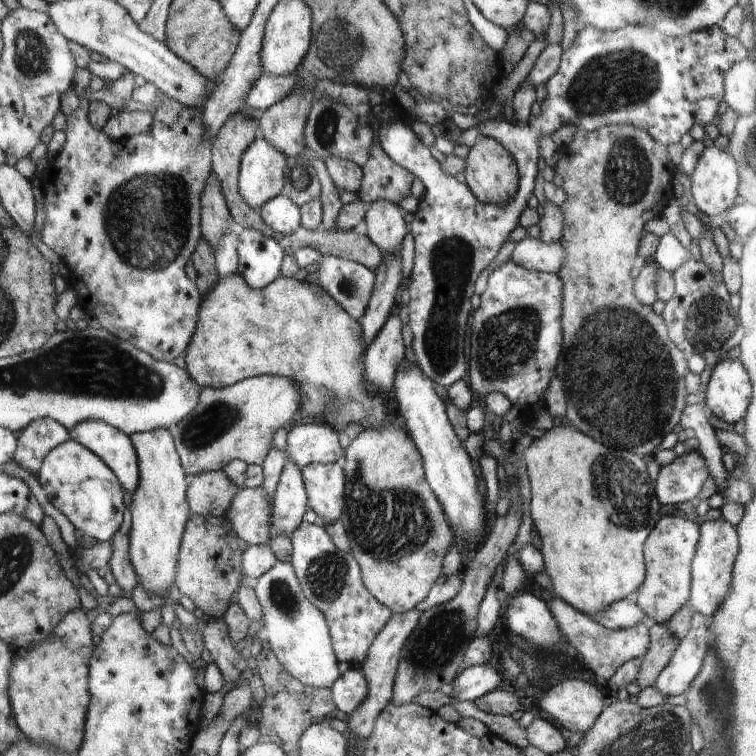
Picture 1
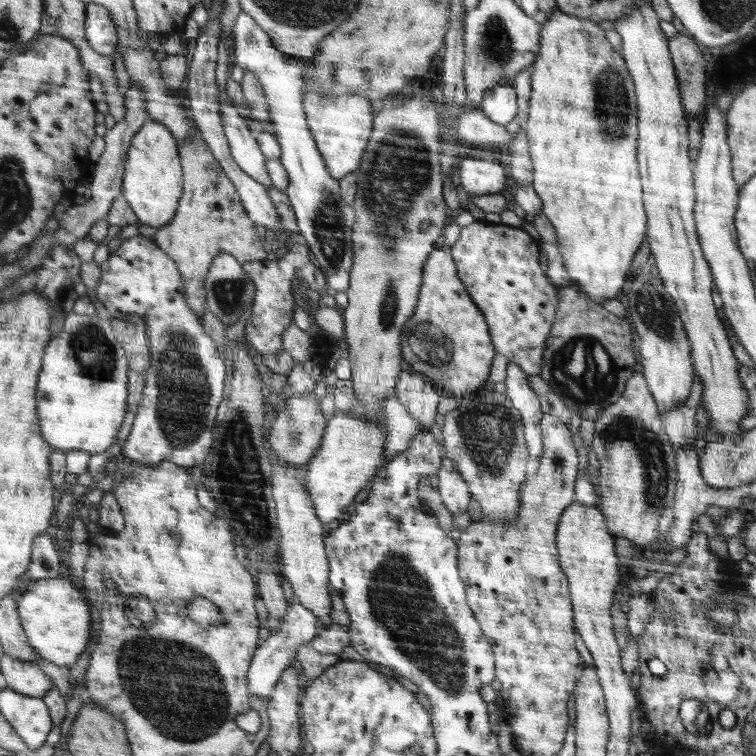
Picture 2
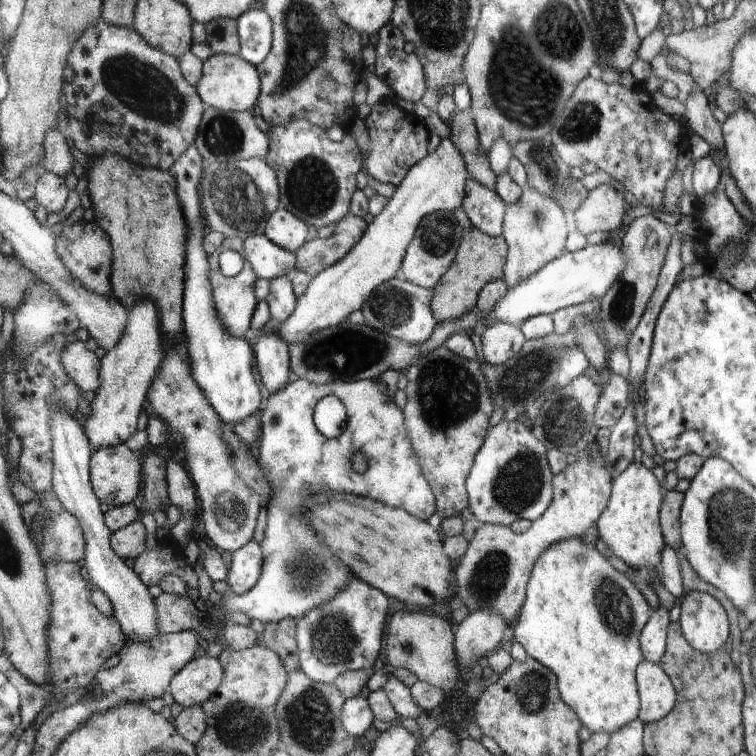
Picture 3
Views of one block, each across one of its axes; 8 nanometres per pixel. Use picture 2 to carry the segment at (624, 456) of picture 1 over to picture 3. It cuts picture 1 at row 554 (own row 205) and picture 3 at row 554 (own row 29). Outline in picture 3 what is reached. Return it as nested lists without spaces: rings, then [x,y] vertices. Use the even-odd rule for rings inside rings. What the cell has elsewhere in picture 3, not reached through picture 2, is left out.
[[[580,537],[560,540],[539,556],[531,572],[526,602],[511,627],[509,642],[555,674],[563,701],[576,712],[584,728],[610,736],[639,717],[635,671],[644,658],[640,638],[650,618],[650,606],[625,574],[614,570],[596,548],[584,546],[586,543]]]

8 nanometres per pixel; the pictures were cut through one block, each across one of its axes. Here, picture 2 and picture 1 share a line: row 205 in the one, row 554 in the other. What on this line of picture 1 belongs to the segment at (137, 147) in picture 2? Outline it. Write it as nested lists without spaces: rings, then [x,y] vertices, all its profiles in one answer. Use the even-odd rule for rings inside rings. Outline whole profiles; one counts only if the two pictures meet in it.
[[[169,429],[140,432],[130,437],[138,453],[141,476],[139,487],[133,492],[131,506],[130,560],[148,597],[164,596],[175,582],[183,534],[191,520],[190,502],[187,500],[190,481],[182,470]]]

